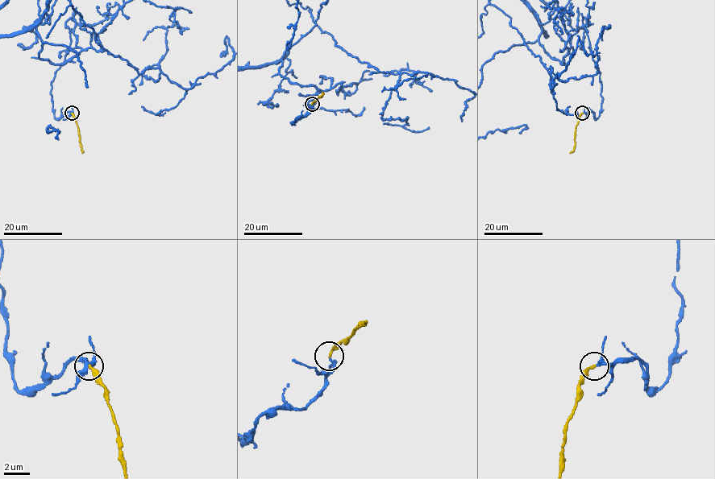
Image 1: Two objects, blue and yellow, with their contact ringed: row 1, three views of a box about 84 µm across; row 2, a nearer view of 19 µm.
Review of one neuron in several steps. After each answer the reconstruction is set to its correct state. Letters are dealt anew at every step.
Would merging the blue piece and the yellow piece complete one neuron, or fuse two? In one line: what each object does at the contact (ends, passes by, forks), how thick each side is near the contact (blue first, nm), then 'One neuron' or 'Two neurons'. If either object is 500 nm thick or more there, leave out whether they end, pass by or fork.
At the ring blue passes by. At the ring yellow ends. Thickness 200 nm (blue) against 240 nm. One neuron

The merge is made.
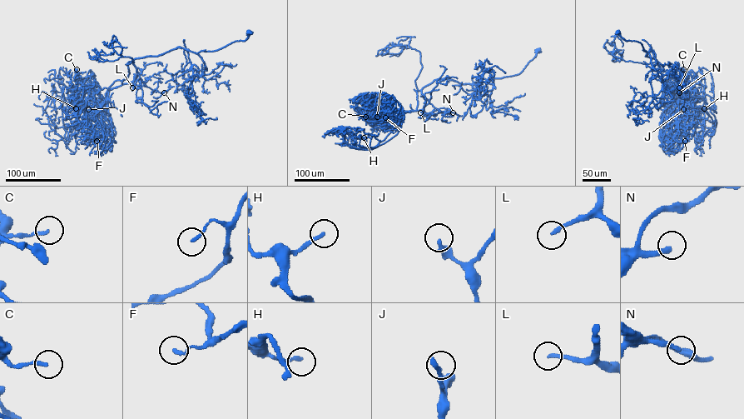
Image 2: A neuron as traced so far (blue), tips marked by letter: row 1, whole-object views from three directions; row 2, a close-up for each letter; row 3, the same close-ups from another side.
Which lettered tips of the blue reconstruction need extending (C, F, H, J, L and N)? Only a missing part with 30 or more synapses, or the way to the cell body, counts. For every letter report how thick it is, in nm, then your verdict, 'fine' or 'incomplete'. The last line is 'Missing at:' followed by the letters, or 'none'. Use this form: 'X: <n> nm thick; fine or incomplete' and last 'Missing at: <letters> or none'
C: 170 nm thick; fine
F: 150 nm thick; fine
H: 180 nm thick; fine
J: 300 nm thick; fine
L: 200 nm thick; incomplete
N: 220 nm thick; incomplete
Missing at: L, N

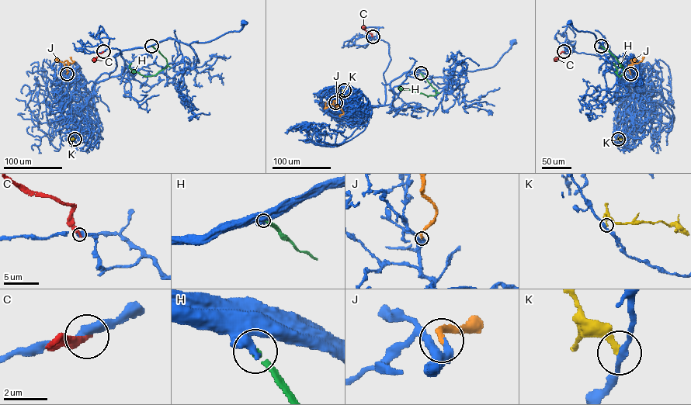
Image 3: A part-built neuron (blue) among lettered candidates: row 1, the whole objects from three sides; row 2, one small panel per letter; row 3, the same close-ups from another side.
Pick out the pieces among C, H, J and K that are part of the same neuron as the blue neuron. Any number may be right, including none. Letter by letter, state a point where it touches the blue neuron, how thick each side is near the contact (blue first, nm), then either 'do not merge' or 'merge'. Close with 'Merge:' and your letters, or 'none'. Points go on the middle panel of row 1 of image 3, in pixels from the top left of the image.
C: (373, 36) | 600/320 nm | do not merge
H: (421, 73) | 600/240 nm | do not merge
J: (335, 102) | 340/300 nm | merge
K: (344, 90) | 260/220 nm | do not merge
Merge: J

